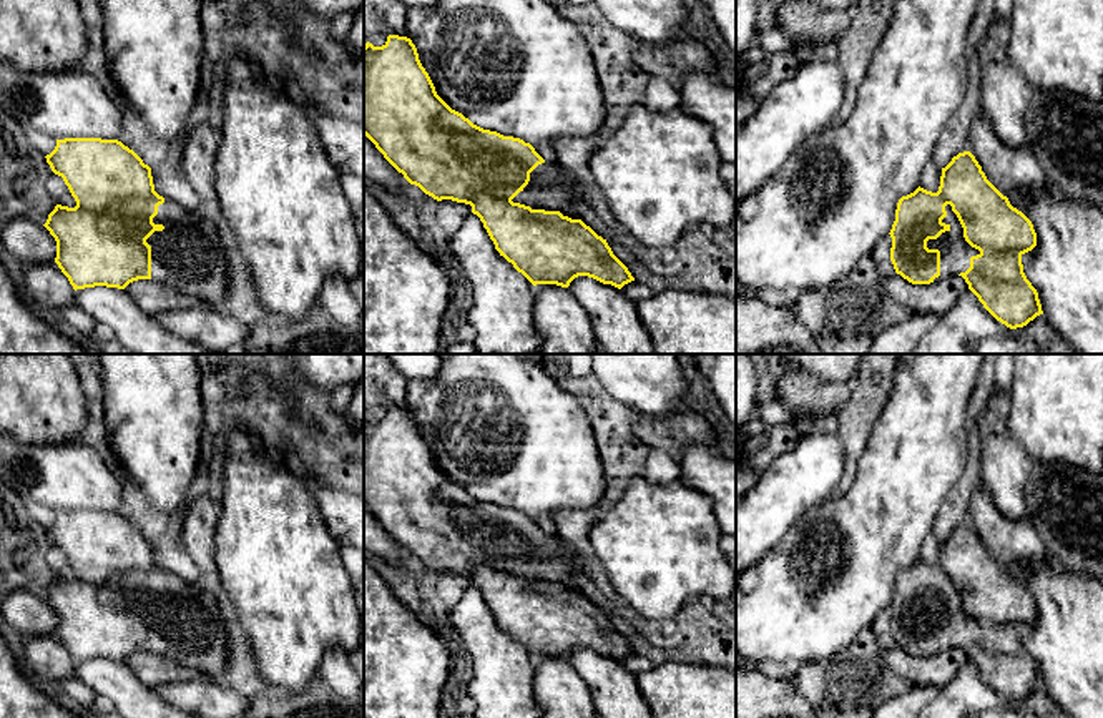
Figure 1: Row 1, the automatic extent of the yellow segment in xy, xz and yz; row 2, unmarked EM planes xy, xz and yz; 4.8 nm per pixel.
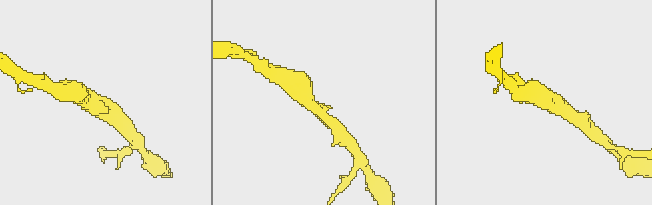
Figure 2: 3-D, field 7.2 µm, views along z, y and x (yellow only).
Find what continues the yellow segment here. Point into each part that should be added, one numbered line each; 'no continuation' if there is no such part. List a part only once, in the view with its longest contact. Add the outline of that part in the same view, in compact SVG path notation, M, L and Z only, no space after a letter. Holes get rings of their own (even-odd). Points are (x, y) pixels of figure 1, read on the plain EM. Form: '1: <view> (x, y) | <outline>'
1: yz (955, 625) | M945 578L947 588L942 595L949 597L950 602L942 605L937 612L929 612L929 622L940 623L940 648L934 655L947 650L958 648L970 640L970 630L980 627L978 622L972 620L963 610L963 600L952 583L952 578Z

